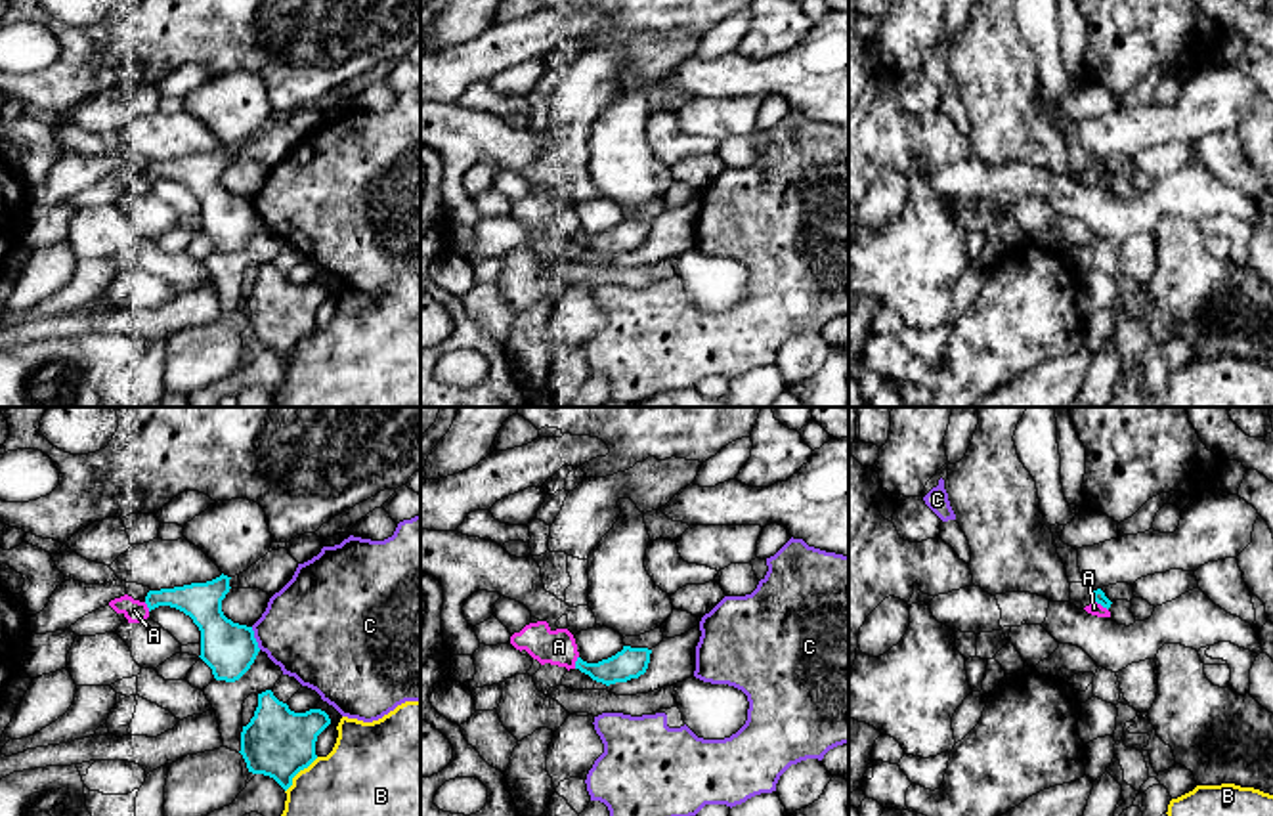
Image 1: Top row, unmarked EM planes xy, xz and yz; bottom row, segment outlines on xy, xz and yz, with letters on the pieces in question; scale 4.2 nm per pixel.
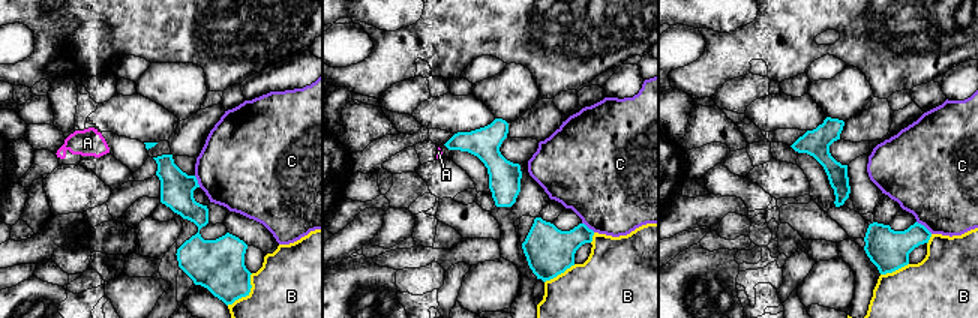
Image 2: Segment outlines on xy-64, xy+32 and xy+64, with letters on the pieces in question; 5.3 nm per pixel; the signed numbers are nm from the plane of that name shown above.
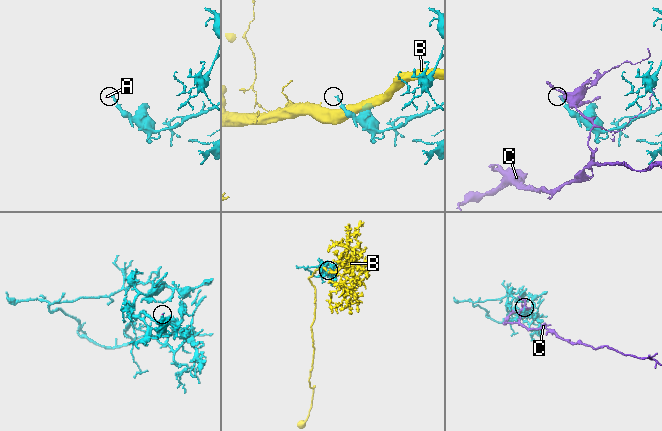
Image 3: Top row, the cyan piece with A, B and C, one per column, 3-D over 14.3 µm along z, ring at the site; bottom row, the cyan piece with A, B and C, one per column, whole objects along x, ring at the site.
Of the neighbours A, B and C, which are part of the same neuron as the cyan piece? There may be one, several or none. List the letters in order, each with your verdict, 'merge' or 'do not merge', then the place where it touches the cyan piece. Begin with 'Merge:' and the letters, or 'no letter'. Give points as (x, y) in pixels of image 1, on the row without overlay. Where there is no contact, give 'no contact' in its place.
Merge: no letter
A: do not merge; meets cyan in yz at (1101, 176)
B: do not merge; meets cyan in xy at (299, 343)
C: do not merge; meets cyan in xy at (255, 211)

